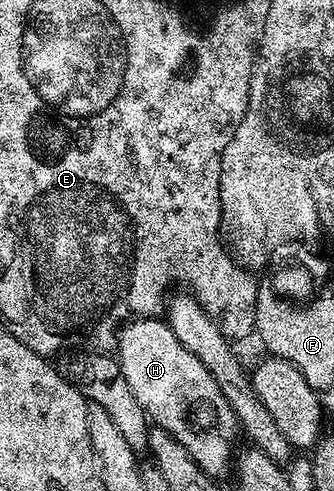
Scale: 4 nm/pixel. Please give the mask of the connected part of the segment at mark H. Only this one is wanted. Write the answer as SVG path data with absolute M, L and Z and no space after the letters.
M135 317L130 321L122 324L121 330L117 335L117 343L119 339L119 352L117 352L117 358L119 361L119 368L121 373L125 377L125 381L129 383L129 389L133 391L133 397L137 397L137 405L141 405L141 409L147 412L148 420L154 426L165 429L171 434L177 442L181 445L185 445L185 449L193 457L193 461L198 467L207 472L208 474L215 475L216 472L221 470L226 465L226 459L219 455L219 438L223 439L235 439L241 435L241 424L238 417L235 415L234 409L229 405L229 401L223 395L223 389L219 383L212 377L211 372L208 371L205 365L201 365L201 361L197 361L197 357L193 357L193 353L189 353L189 349L185 349L185 345L181 345L181 341L177 341L177 337L171 332L170 327L166 322L159 317Z

